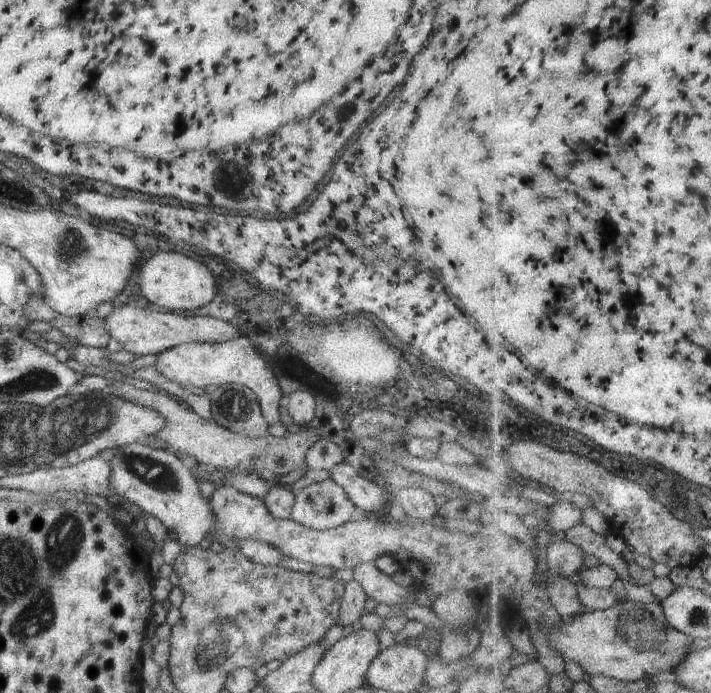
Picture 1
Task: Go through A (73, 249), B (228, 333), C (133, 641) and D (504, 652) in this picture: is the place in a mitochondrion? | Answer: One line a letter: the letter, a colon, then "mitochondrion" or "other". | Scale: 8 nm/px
A: mitochondrion
B: other
C: other
D: other

